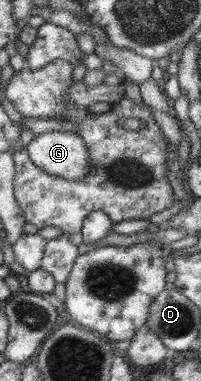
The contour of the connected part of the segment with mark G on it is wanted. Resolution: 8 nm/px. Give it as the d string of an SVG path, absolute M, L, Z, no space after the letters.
M73 132L36 135L22 155L43 172L70 181L83 178L89 168L86 147Z

